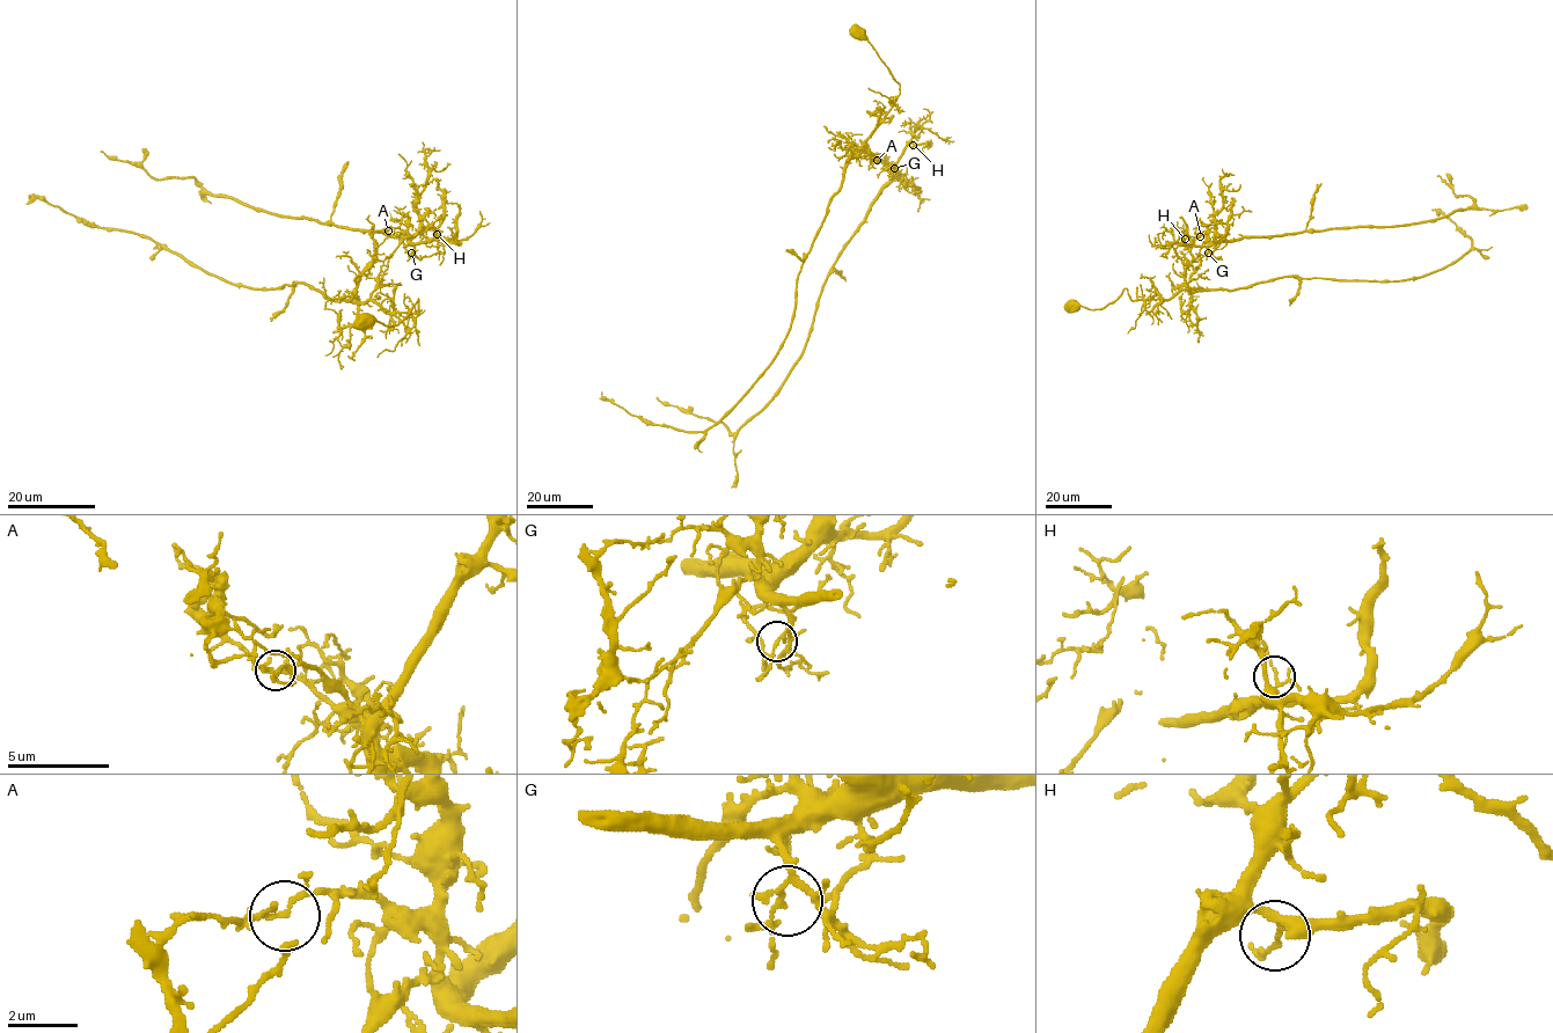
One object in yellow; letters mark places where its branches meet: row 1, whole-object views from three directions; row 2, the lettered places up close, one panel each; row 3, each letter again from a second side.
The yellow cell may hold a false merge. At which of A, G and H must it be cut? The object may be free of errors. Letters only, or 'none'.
A

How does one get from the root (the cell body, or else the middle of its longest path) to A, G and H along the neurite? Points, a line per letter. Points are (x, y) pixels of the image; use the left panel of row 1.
A: (364, 322), (396, 325), (418, 298), (418, 314), (387, 312), (371, 298), (382, 262), (405, 236), (388, 231)
G: (364, 322), (396, 325), (418, 298), (418, 314), (387, 312), (371, 298), (382, 262), (403, 239), (411, 253)
H: (364, 322), (396, 325), (418, 298), (418, 314), (387, 312), (371, 293), (403, 239), (426, 242), (437, 234)

